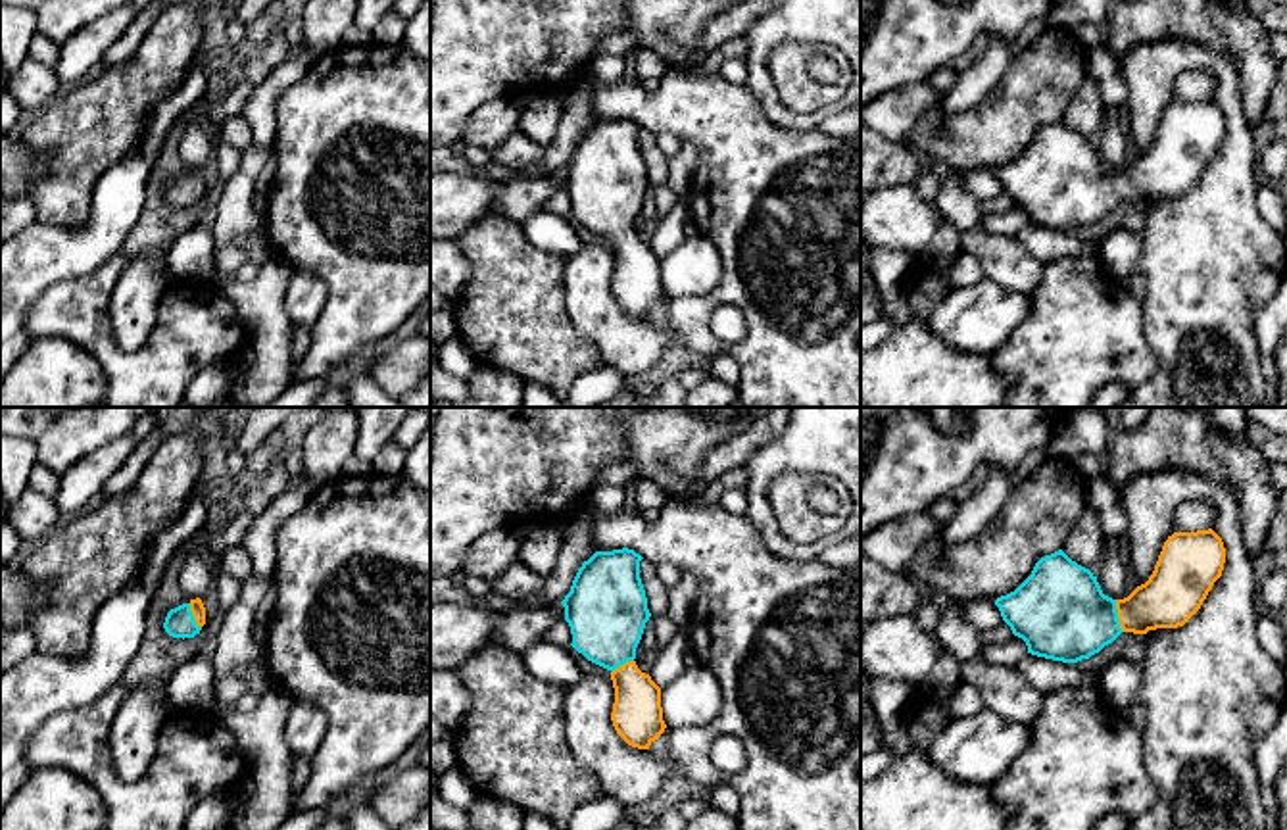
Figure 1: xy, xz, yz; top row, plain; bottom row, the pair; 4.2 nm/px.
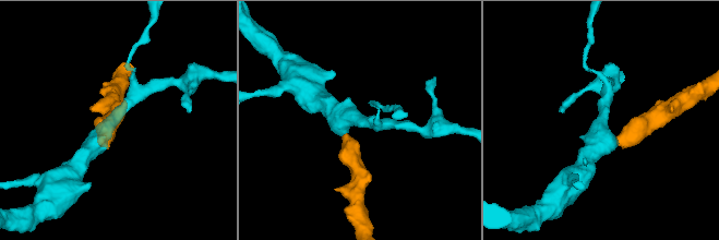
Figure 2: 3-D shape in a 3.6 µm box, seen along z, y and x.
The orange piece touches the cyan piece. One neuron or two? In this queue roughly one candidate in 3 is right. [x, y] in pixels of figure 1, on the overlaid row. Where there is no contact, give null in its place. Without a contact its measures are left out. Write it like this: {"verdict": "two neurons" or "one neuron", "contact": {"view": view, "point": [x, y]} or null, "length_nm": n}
{"verdict": "one neuron", "contact": {"view": "yz", "point": [1118, 615]}, "length_nm": 140}

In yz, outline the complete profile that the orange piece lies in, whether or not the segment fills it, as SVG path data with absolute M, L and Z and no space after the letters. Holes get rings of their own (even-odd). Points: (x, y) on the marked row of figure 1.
M1212 530L1174 532L1162 546L1153 574L1128 598L1103 594L1097 576L1072 561L1062 549L1041 557L1032 574L1010 594L995 599L1003 621L1022 638L1028 653L1078 663L1099 653L1122 632L1147 634L1156 628L1183 626L1202 605L1214 582L1222 576L1226 548Z

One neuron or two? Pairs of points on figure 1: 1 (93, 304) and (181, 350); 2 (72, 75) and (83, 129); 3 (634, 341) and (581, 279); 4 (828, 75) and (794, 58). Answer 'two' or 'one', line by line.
1: one
2: two
3: one
4: two

